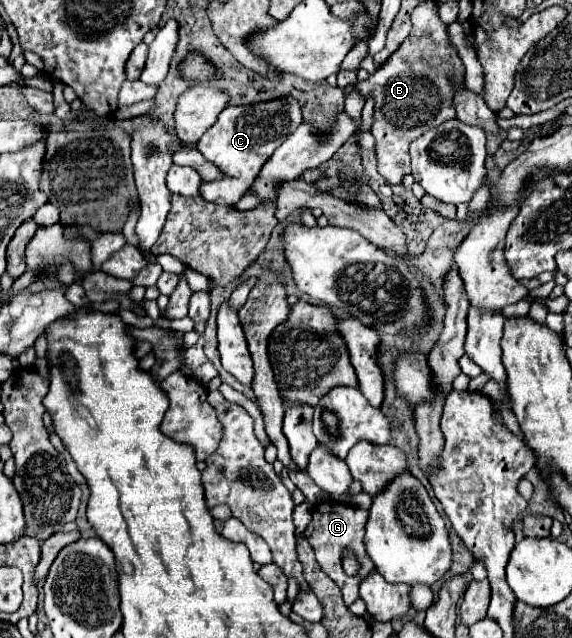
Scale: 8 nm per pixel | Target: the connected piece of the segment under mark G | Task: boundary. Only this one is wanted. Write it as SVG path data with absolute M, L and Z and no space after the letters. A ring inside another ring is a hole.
M325 502L321 506L317 506L313 510L313 518L311 518L311 524L305 532L313 552L315 552L315 558L321 566L321 570L333 578L333 582L337 582L337 586L341 588L341 594L343 594L343 602L347 606L351 606L357 598L359 598L359 584L361 584L361 578L367 576L367 572L373 572L373 562L369 560L369 554L365 552L365 544L363 544L363 534L365 534L365 524L367 524L367 518L369 518L369 512L367 510L361 510L361 508L355 508L355 506L343 506L343 504L337 504L337 502ZM343 548L351 548L359 562L361 562L361 570L357 576L347 576L343 572L343 566L341 566L341 552Z

